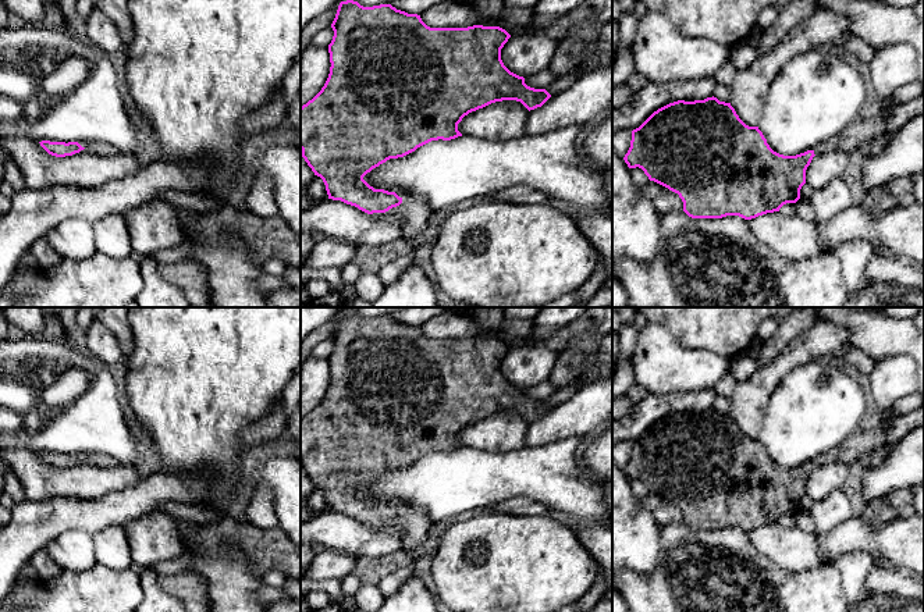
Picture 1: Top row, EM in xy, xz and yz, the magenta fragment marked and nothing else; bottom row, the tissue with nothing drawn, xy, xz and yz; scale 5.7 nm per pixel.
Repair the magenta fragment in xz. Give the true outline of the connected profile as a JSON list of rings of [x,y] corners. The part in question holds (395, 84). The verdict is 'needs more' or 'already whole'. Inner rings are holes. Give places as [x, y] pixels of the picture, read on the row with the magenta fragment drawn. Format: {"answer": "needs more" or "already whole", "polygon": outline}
{"answer": "needs more", "polygon": [[[346,0],[341,1],[335,14],[335,18],[331,24],[334,36],[328,45],[330,53],[330,74],[321,88],[321,90],[306,104],[301,107],[301,150],[302,157],[312,168],[314,175],[320,177],[326,185],[328,199],[341,200],[346,204],[355,206],[359,210],[373,214],[381,213],[384,217],[397,217],[402,221],[402,239],[411,242],[415,239],[426,227],[427,220],[431,214],[426,202],[420,198],[402,199],[395,192],[388,192],[384,189],[374,189],[370,186],[363,177],[370,172],[373,168],[385,163],[390,159],[404,157],[417,147],[431,142],[431,140],[451,140],[462,134],[458,131],[458,124],[465,115],[479,108],[483,108],[491,103],[502,100],[516,100],[520,102],[529,111],[537,107],[541,107],[551,95],[545,89],[534,89],[525,83],[525,78],[511,72],[501,60],[501,49],[508,42],[511,35],[500,26],[483,26],[473,25],[468,28],[430,28],[427,26],[420,15],[408,14],[405,11],[397,10],[391,4],[380,4],[373,7],[363,7],[358,1]]]}

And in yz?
{"answer": "needs more", "polygon": [[[924,93],[906,103],[893,103],[888,114],[881,111],[875,118],[852,122],[842,132],[818,143],[814,150],[783,156],[770,147],[758,127],[746,125],[731,103],[714,96],[694,102],[678,100],[658,108],[632,131],[630,147],[623,160],[629,168],[642,168],[650,181],[678,193],[683,211],[692,218],[739,216],[751,220],[779,211],[783,204],[800,199],[806,170],[814,156],[838,150],[850,153],[864,140],[895,135],[923,113]]]}

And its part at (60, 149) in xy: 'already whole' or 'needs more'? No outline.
needs more

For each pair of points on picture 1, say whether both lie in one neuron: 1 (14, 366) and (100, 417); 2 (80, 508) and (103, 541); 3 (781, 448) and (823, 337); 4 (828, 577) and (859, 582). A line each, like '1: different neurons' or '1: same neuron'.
1: same neuron
2: different neurons
3: different neurons
4: different neurons

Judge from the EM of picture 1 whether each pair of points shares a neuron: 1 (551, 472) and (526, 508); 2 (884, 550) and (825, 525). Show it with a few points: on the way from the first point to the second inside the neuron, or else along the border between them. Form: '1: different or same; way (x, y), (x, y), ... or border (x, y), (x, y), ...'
1: different; border (500, 501), (525, 497), (553, 511)
2: different; border (850, 516), (818, 534)

